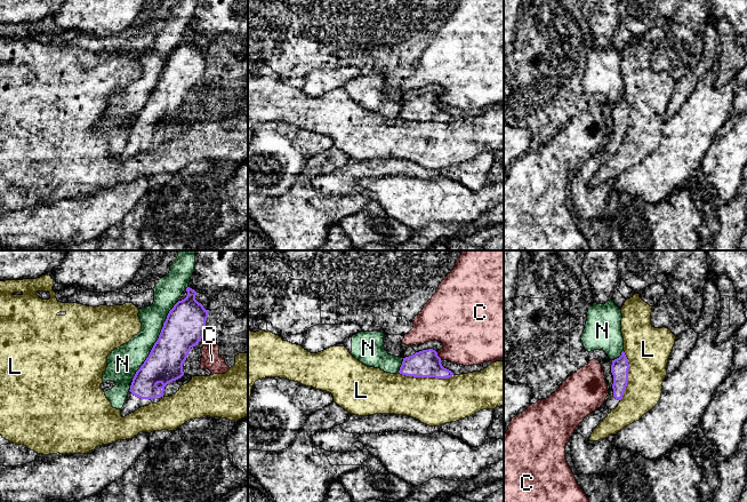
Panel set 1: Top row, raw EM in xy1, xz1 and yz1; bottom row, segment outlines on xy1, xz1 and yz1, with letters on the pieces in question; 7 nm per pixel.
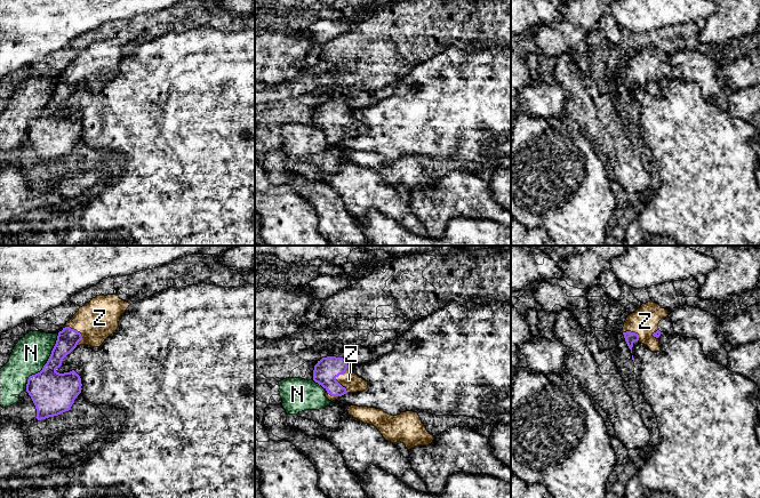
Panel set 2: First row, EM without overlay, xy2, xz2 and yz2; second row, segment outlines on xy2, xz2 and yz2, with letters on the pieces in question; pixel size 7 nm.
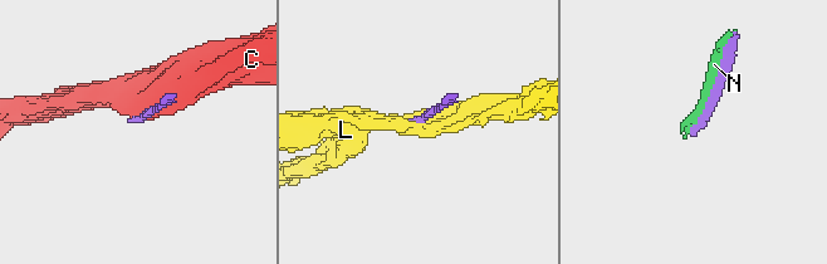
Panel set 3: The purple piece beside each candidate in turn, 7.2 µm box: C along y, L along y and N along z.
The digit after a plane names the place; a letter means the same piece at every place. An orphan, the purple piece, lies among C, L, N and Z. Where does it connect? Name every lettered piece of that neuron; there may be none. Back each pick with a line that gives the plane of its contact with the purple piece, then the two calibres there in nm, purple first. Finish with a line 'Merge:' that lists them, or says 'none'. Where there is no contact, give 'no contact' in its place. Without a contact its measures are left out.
Z: xz2 | 170/120 nm
Merge: Z

